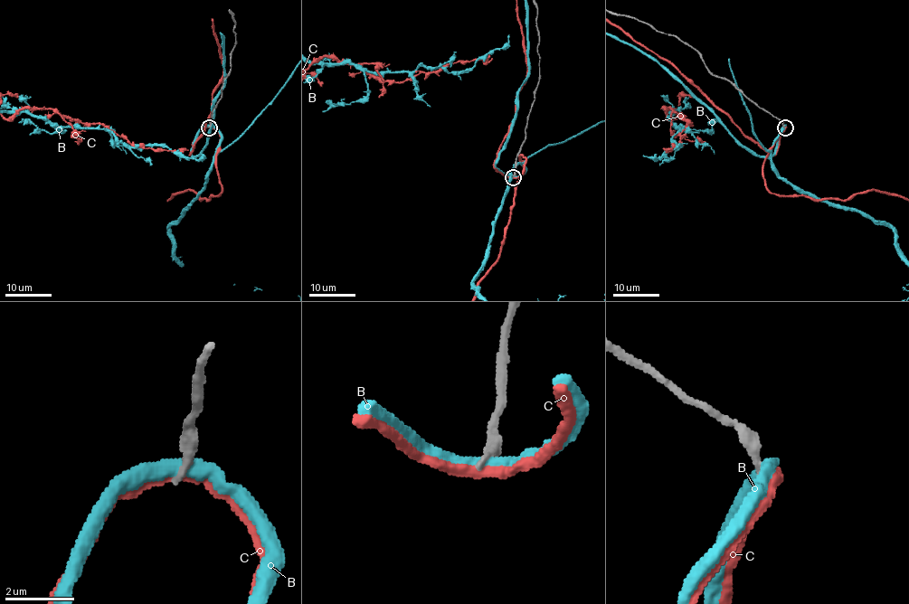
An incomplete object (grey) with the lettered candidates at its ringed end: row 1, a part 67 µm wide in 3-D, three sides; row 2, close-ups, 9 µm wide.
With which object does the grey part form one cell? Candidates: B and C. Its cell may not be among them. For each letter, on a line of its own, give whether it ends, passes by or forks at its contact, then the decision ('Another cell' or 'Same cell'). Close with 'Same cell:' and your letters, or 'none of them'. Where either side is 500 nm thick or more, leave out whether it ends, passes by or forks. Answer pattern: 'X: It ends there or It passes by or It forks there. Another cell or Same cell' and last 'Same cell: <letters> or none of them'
B: It passes by. Another cell
C: It passes by. Another cell
Same cell: none of them

